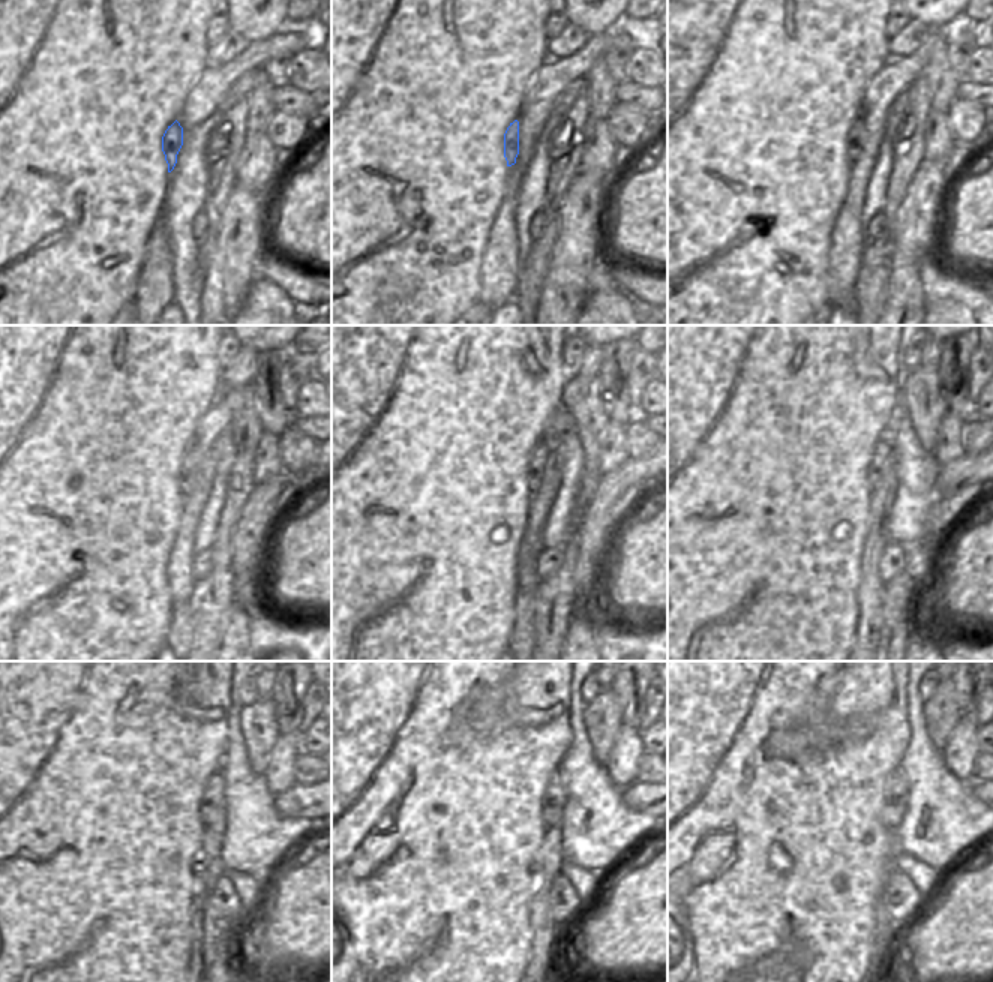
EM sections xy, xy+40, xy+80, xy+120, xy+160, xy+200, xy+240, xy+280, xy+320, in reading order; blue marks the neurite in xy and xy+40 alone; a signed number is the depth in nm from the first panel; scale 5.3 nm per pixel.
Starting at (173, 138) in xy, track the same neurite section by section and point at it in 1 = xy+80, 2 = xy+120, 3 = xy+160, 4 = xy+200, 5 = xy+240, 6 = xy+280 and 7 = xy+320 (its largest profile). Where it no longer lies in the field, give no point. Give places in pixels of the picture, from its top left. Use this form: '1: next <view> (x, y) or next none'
1: next xy+80 (854, 137)
2: next xy+120 (188, 476)
3: next xy+160 (540, 453)
4: next xy+200 (882, 459)
5: next xy+240 (212, 810)
6: next xy+280 (554, 798)
7: next xy+320 (896, 790)

